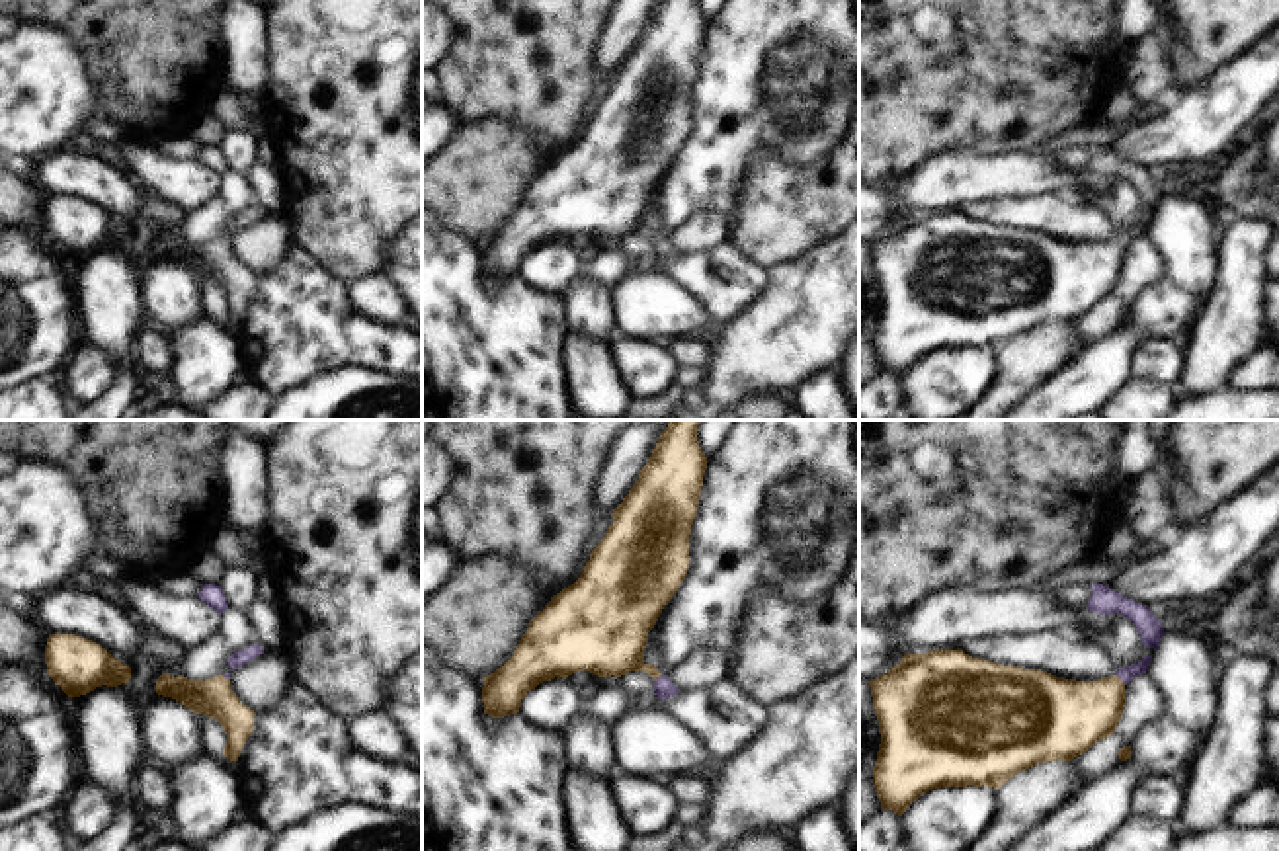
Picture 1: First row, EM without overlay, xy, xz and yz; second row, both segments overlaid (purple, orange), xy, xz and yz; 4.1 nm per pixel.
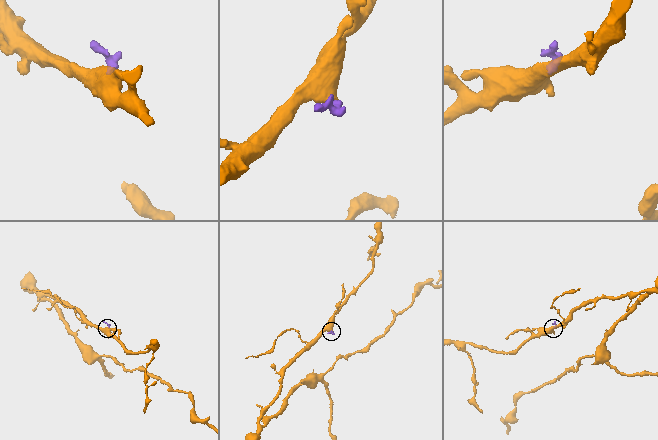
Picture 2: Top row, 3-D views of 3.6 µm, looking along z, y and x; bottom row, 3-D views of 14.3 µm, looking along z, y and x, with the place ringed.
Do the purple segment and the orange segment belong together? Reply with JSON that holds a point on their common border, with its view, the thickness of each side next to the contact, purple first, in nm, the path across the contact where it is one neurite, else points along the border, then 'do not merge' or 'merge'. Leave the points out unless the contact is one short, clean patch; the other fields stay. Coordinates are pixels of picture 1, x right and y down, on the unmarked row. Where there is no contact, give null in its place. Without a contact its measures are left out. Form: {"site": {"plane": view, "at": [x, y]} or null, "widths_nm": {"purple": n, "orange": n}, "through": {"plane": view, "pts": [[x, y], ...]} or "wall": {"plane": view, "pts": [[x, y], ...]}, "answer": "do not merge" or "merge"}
{"site": {"plane": "xy", "at": [225, 239]}, "widths_nm": {"purple": 70, "orange": 160}, "through": {"plane": "xy", "pts": [[237, 223], [235, 231], [225, 239], [213, 260]]}, "answer": "merge"}

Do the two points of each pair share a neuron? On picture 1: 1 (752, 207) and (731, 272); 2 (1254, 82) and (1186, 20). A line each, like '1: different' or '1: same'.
1: different
2: different

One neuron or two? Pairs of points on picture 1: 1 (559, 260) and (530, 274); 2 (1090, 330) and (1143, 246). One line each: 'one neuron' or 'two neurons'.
1: one neuron
2: one neuron

